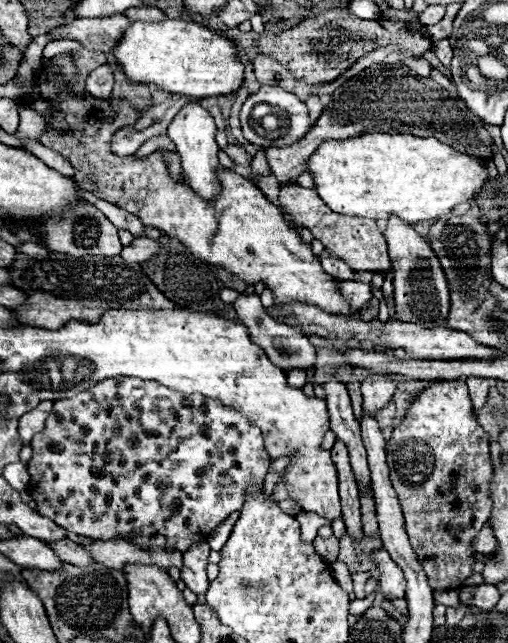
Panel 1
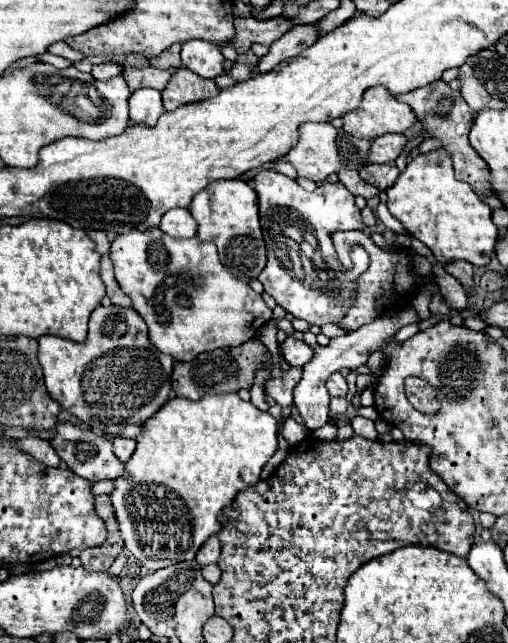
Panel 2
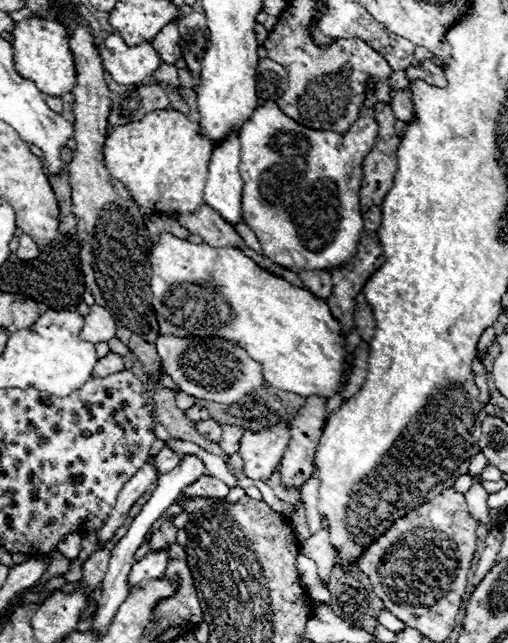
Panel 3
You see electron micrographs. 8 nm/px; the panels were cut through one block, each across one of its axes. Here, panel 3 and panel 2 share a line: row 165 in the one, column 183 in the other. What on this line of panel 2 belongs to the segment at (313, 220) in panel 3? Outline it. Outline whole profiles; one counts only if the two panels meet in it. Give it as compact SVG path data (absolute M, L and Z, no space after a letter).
M150 228L150 230L130 230L128 234L120 234L116 236L116 240L112 242L112 248L110 248L110 260L114 262L114 274L116 274L116 280L122 288L124 294L128 294L132 298L132 304L134 304L134 310L144 318L148 330L150 330L150 342L164 354L170 354L176 362L190 362L192 358L196 358L196 354L200 352L208 352L208 350L216 350L216 348L228 348L228 346L240 346L244 344L246 340L254 338L258 334L258 330L272 318L272 310L264 304L262 296L256 294L246 282L240 282L238 278L234 278L218 260L218 252L216 252L216 246L212 246L212 242L200 242L198 238L192 238L192 240L176 240L176 238L170 238L166 236L160 228Z

